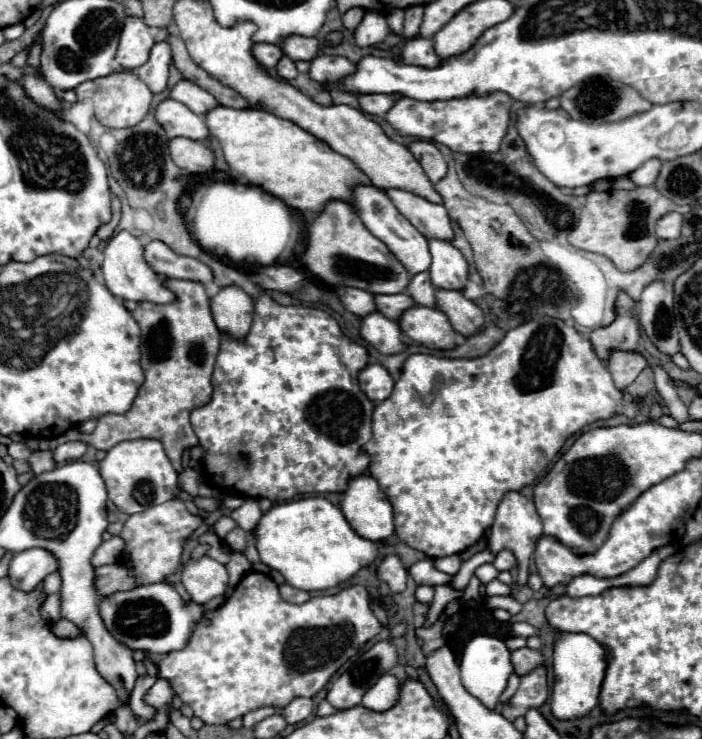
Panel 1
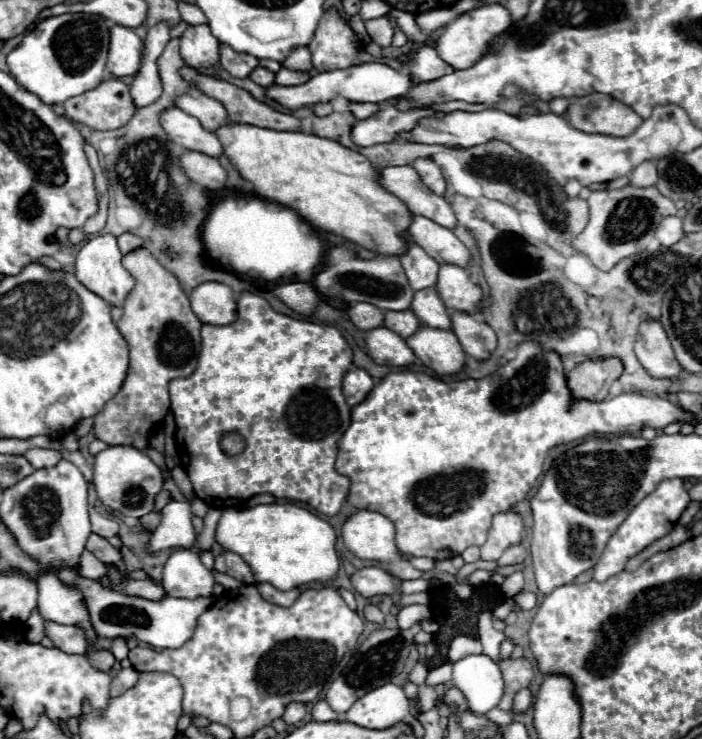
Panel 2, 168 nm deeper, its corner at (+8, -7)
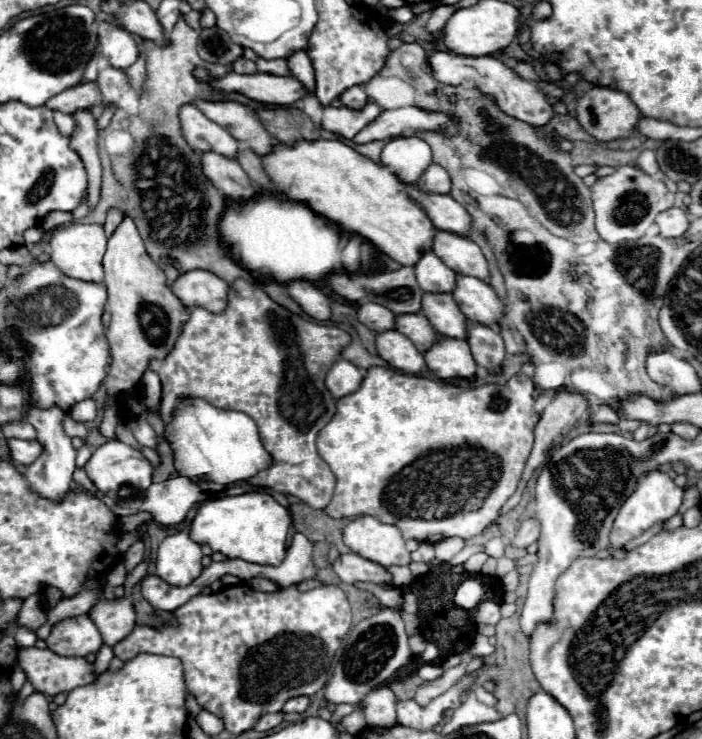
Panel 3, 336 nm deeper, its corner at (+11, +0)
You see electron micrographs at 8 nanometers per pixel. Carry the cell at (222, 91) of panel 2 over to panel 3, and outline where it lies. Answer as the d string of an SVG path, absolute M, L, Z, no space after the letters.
M297 108L261 110L261 122L277 142L287 146L293 146L299 140L319 140L319 128Z

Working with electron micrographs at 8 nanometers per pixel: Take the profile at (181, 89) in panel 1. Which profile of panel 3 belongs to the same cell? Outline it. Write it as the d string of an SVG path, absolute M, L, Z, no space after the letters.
M205 102L195 104L209 120L221 124L229 130L233 138L245 142L257 156L267 156L273 152L277 140L265 130L259 116L239 102Z

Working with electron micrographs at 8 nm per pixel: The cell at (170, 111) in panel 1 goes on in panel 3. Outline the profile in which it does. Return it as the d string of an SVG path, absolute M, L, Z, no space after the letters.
M187 104L179 112L183 136L191 148L199 152L217 152L227 158L237 158L237 140L219 124L211 122L199 108Z

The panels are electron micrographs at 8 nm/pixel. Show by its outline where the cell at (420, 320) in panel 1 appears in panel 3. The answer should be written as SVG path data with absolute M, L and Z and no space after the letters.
M443 338L429 352L425 352L425 362L429 370L441 380L449 380L449 378L473 380L477 370L467 340Z

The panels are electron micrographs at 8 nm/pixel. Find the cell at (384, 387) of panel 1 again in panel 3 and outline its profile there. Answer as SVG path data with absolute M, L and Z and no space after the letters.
M339 358L329 368L329 372L325 376L325 386L333 398L341 398L341 396L347 396L349 392L357 390L357 384L361 384L361 376L363 376L363 372L357 366Z

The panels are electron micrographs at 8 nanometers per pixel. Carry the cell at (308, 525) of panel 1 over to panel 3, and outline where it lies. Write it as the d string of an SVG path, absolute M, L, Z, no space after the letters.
M251 492L251 494L239 494L239 496L221 496L199 504L197 514L191 520L189 538L195 540L197 544L207 544L213 552L221 552L227 558L241 558L253 564L277 566L285 558L285 538L287 538L289 524L291 524L291 514L271 494Z

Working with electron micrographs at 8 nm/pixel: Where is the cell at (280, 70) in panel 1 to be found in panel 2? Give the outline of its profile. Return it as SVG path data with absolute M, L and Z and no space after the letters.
M256 67L252 73L250 73L250 79L262 87L274 87L276 85L276 75L264 67Z

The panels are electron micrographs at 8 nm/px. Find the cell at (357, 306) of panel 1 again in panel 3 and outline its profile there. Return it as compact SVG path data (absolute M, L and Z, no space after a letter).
M373 302L361 304L357 316L359 316L361 324L365 324L367 328L371 328L377 334L395 330L395 314L381 304L373 304Z

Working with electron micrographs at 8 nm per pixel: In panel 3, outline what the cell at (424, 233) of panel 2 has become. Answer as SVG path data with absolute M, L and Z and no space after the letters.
M439 230L433 242L433 252L461 276L473 276L479 280L489 280L489 266L481 248L463 236Z

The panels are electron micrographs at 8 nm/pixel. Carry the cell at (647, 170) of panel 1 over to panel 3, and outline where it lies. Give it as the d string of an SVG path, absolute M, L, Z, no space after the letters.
M643 150L635 162L645 174L657 174L659 172L659 164L657 164L657 158L655 158L655 150Z

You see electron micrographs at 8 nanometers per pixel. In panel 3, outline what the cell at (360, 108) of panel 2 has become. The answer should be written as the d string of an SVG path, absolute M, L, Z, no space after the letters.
M353 86L353 88L347 88L339 100L347 106L347 108L363 108L367 104L367 94L363 90L363 86Z

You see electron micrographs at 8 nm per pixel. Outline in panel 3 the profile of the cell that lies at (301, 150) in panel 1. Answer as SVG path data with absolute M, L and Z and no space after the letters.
M341 140L297 142L295 146L275 144L273 152L263 156L263 168L271 182L289 198L309 204L313 212L355 232L377 246L379 252L401 266L415 266L423 252L433 248L437 228L425 210L409 198L407 186L385 166L357 154Z

